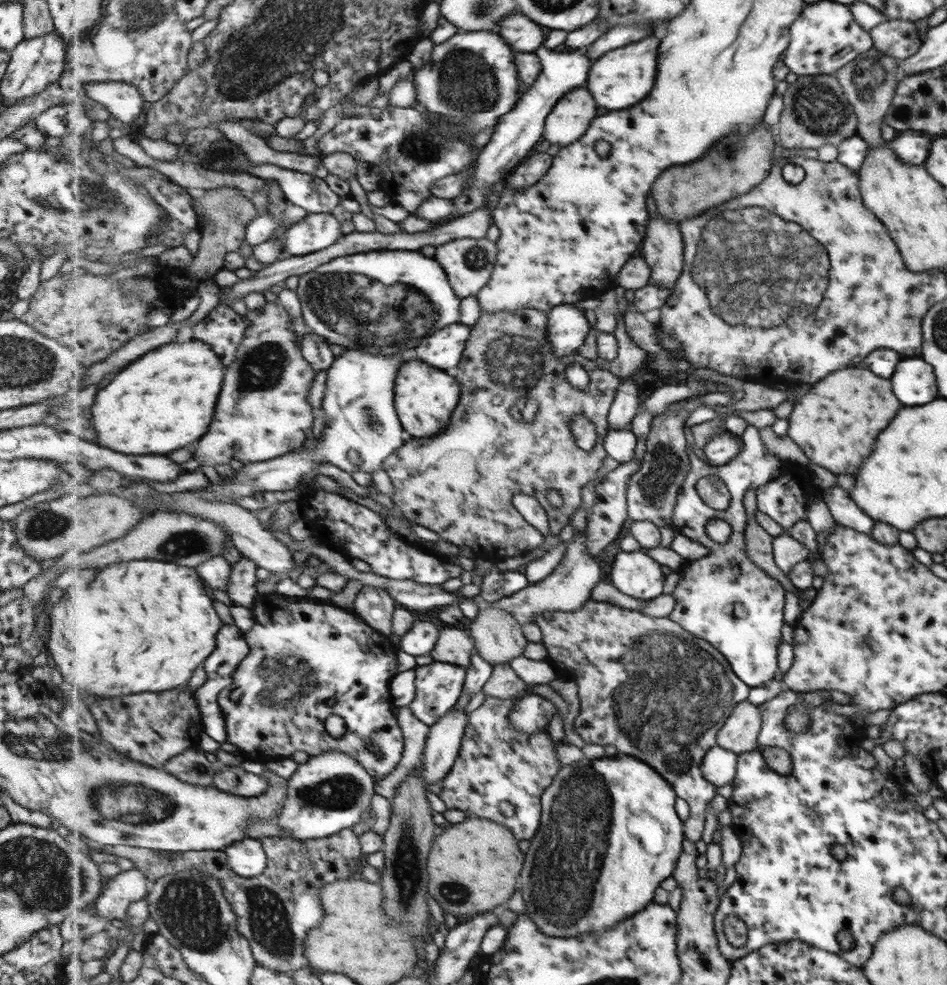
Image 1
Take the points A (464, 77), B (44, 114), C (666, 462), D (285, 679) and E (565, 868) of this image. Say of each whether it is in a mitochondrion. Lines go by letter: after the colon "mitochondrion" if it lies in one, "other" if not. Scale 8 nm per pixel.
A: mitochondrion
B: other
C: mitochondrion
D: mitochondrion
E: mitochondrion

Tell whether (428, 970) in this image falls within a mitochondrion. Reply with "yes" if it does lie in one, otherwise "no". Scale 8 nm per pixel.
no

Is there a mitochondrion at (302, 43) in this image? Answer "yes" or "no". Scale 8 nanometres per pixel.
yes

